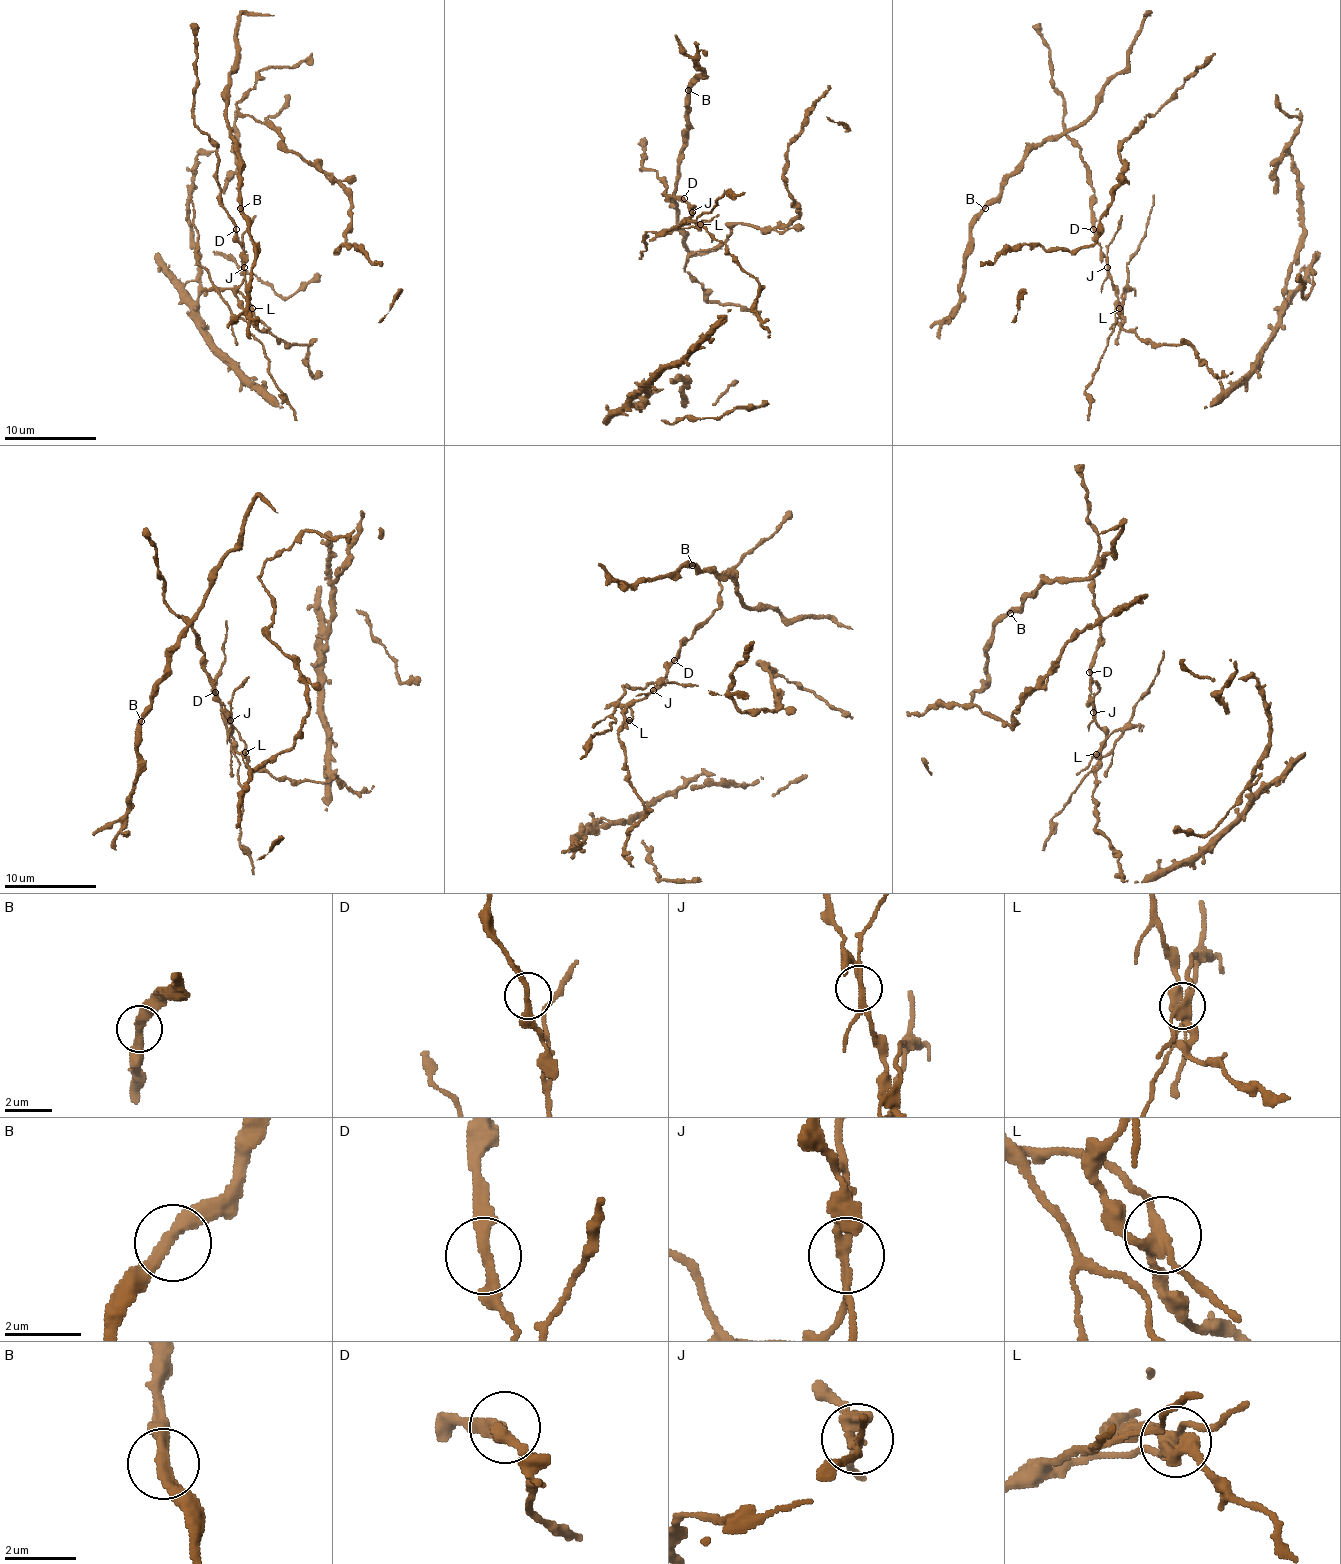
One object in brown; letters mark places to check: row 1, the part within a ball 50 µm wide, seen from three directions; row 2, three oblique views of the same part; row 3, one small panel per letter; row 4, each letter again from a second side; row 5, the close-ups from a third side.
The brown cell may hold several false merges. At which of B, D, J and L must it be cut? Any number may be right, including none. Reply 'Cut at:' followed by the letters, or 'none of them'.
Cut at: J, L

